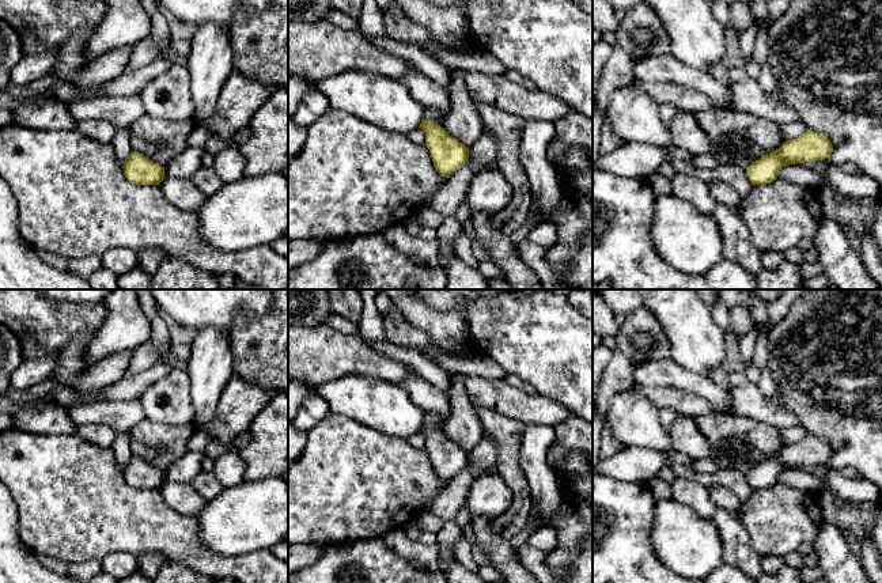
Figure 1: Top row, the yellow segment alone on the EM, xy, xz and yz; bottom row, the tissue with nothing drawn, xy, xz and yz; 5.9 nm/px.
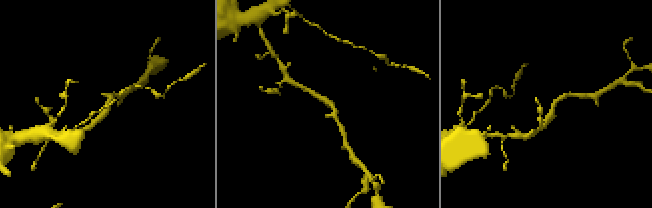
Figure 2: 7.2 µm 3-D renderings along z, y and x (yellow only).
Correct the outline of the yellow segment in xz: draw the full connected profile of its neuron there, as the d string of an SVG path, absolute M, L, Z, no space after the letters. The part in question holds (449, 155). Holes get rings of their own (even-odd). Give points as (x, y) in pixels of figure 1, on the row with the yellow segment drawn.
M424 118L419 128L425 132L425 145L440 175L448 178L469 162L469 148L450 136L444 128Z

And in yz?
M807 129L794 140L786 140L777 151L765 154L753 162L746 174L753 185L765 185L777 179L783 167L795 163L825 160L833 152L830 140L818 132Z

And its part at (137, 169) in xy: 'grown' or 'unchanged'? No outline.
unchanged

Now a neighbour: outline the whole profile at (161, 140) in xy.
M148 114L129 126L132 151L166 167L188 147L188 137L196 128L193 120L173 121Z

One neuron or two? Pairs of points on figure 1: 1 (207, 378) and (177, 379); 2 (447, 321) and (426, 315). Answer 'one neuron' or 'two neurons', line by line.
1: two neurons
2: one neuron

